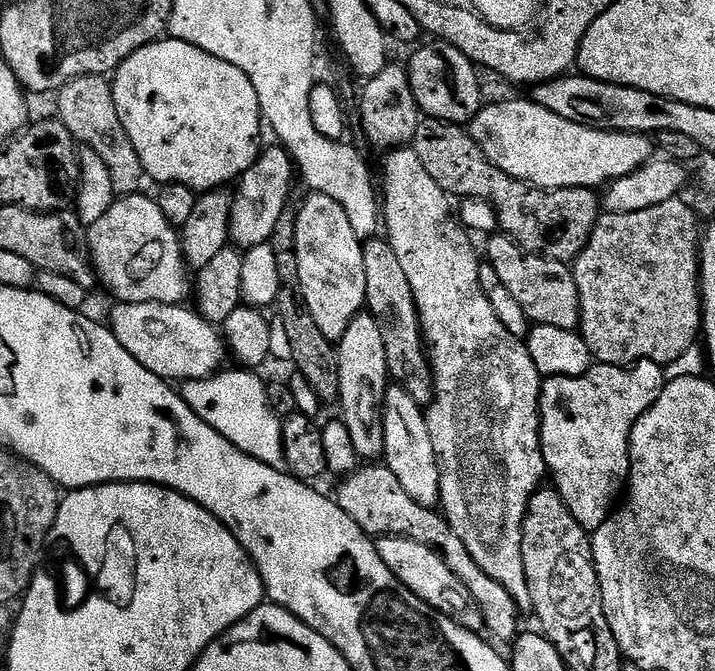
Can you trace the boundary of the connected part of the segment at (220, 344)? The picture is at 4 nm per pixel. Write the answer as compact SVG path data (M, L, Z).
M115 303L110 312L109 325L115 338L122 345L122 351L133 363L148 366L151 372L169 374L168 372L190 372L193 378L204 379L215 374L215 367L208 366L208 362L215 362L220 368L225 358L228 358L227 343L217 328L193 309L186 309L185 305L164 305L160 303Z

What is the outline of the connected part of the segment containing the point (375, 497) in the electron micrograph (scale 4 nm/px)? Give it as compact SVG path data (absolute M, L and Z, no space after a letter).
M387 465L365 466L354 472L352 476L352 504L350 511L359 528L368 536L379 538L382 536L408 537L423 545L434 548L451 572L470 591L478 604L518 604L517 599L509 594L501 583L496 582L471 557L462 540L454 534L452 528L443 515L435 509L423 507L414 502L410 494L406 493L394 472Z

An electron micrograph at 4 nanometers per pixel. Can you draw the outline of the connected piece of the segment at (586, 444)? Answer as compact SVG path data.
M641 360L640 363L631 366L617 366L614 364L597 363L584 376L549 376L543 381L540 400L540 445L544 455L544 463L549 473L555 468L628 468L628 443L632 428L654 406L654 402L660 397L660 392L665 386L665 369L652 360Z

